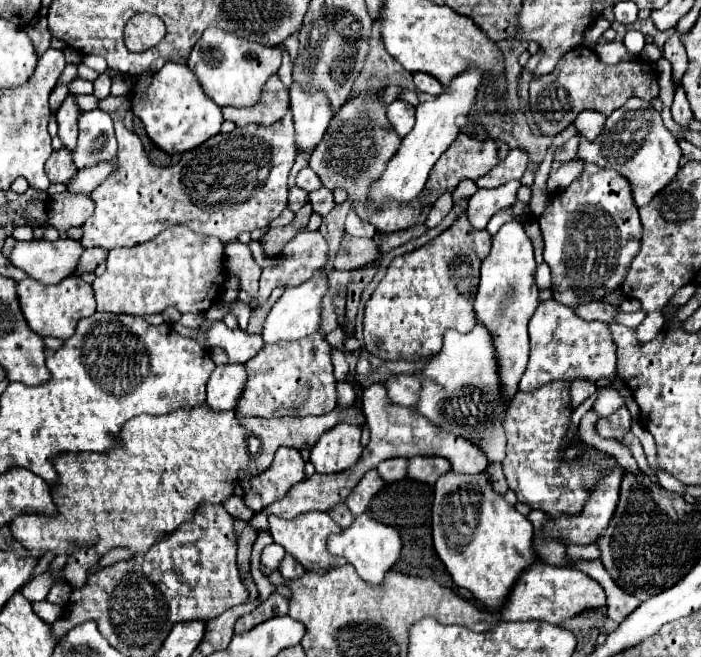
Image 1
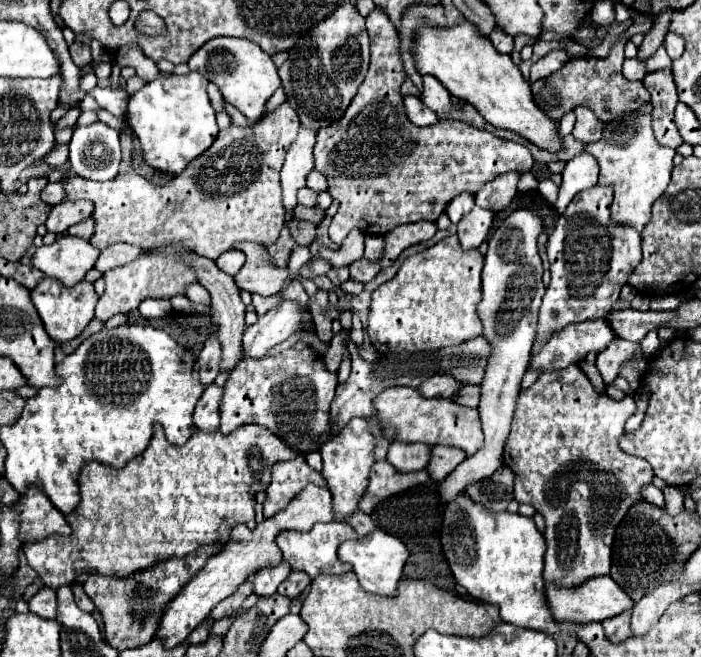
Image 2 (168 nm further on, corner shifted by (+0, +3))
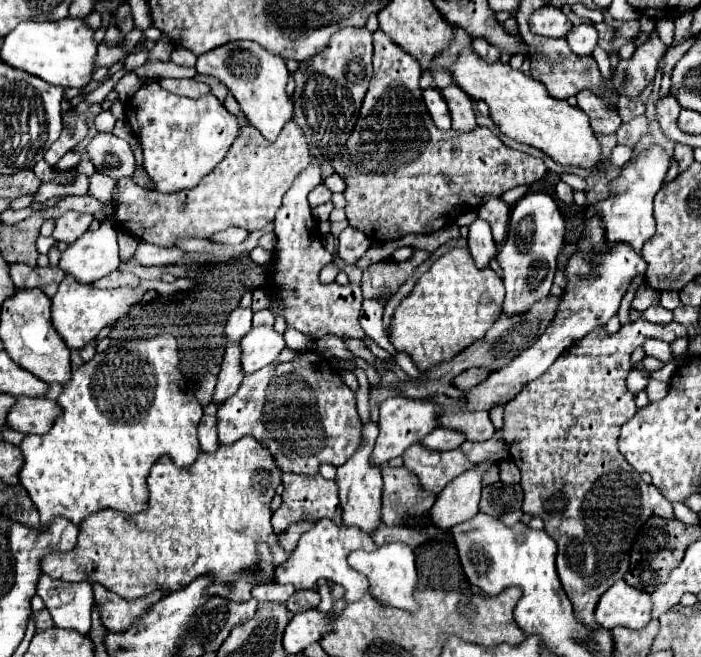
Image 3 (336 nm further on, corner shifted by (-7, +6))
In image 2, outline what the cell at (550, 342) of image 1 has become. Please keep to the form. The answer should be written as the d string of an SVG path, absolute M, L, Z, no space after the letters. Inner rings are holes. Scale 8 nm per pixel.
M586 320L580 324L570 324L564 330L556 332L538 354L532 356L530 368L542 372L560 370L570 364L576 364L590 350L604 350L614 340L614 332L606 320Z

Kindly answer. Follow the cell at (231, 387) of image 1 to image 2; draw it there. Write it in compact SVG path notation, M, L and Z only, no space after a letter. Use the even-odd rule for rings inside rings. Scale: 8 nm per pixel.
M210 384L206 388L206 392L202 394L200 402L196 404L196 410L194 410L196 430L204 430L204 432L218 430L218 424L220 424L220 412L218 412L220 398L222 398L222 388L218 388L216 384Z

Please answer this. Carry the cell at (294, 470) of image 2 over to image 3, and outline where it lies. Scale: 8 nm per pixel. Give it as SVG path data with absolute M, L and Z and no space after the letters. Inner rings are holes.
M283 473L283 503L281 507L273 513L273 529L279 533L287 529L287 525L295 523L297 519L313 519L319 521L319 517L327 517L333 523L341 523L341 507L339 507L339 497L337 497L337 485L333 481L323 479L321 475L299 475L299 473Z

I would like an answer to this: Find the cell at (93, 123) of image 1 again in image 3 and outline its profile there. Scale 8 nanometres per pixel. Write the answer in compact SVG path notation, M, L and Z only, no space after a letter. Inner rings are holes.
M97 133L85 151L95 169L113 179L133 175L135 171L135 157L129 143L113 133Z

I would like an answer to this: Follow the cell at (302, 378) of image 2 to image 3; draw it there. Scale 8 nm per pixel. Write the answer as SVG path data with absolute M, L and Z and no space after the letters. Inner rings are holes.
M303 351L293 361L271 363L261 371L245 375L241 387L217 411L219 443L229 445L237 439L251 435L271 449L281 471L311 475L317 473L321 463L345 463L361 443L361 419L355 407L355 393L341 381L339 373L315 351Z

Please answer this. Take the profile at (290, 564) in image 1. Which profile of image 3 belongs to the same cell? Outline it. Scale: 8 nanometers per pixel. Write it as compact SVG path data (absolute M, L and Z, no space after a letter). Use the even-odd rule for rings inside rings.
M299 589L287 601L287 609L293 613L315 609L319 605L319 593L315 589Z

